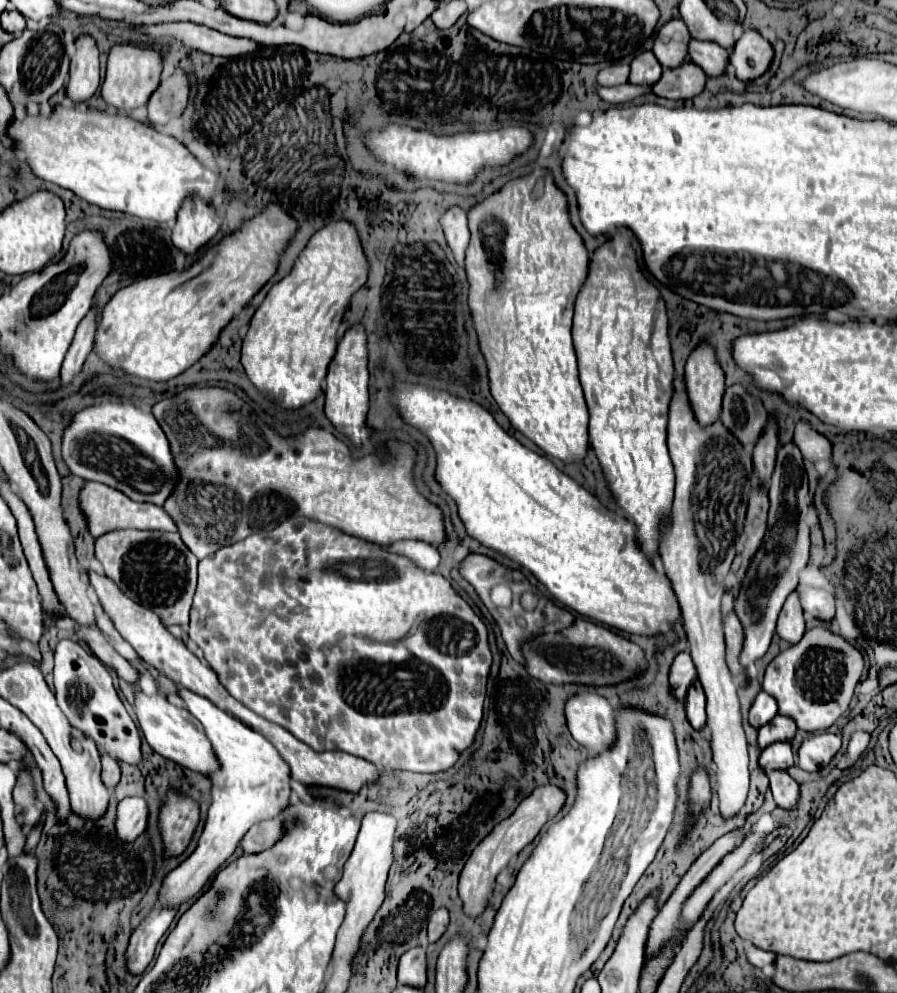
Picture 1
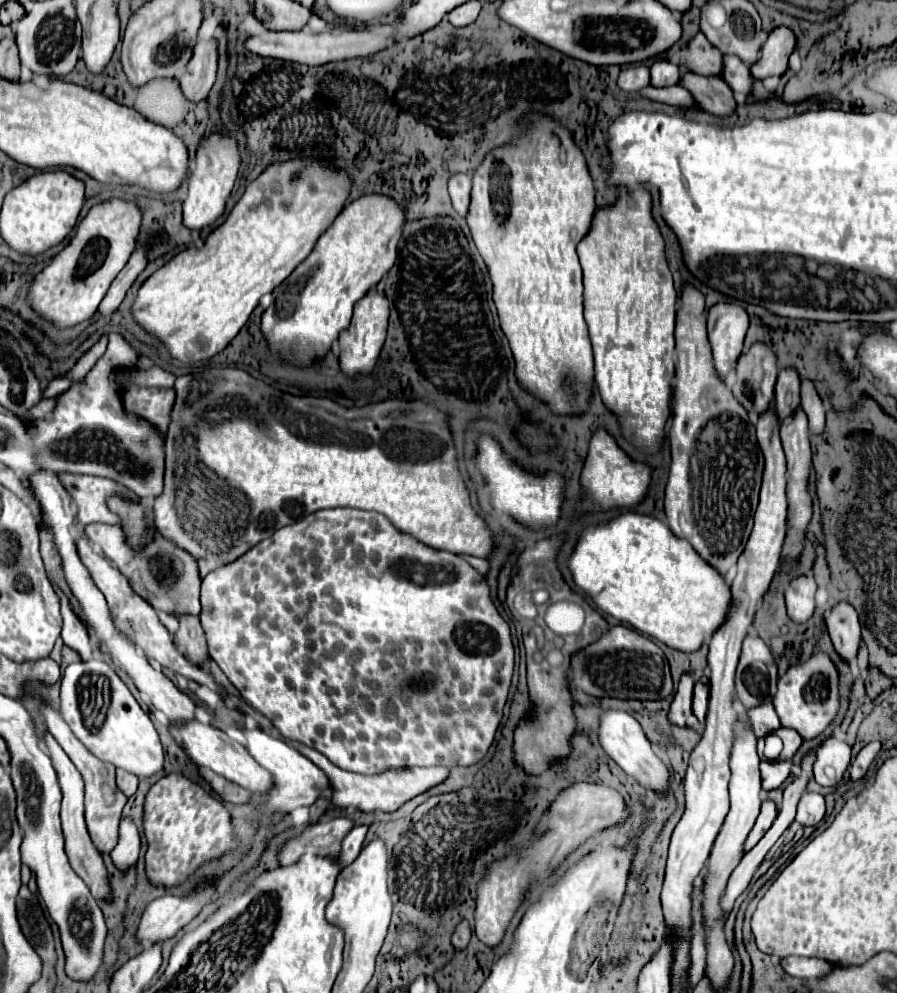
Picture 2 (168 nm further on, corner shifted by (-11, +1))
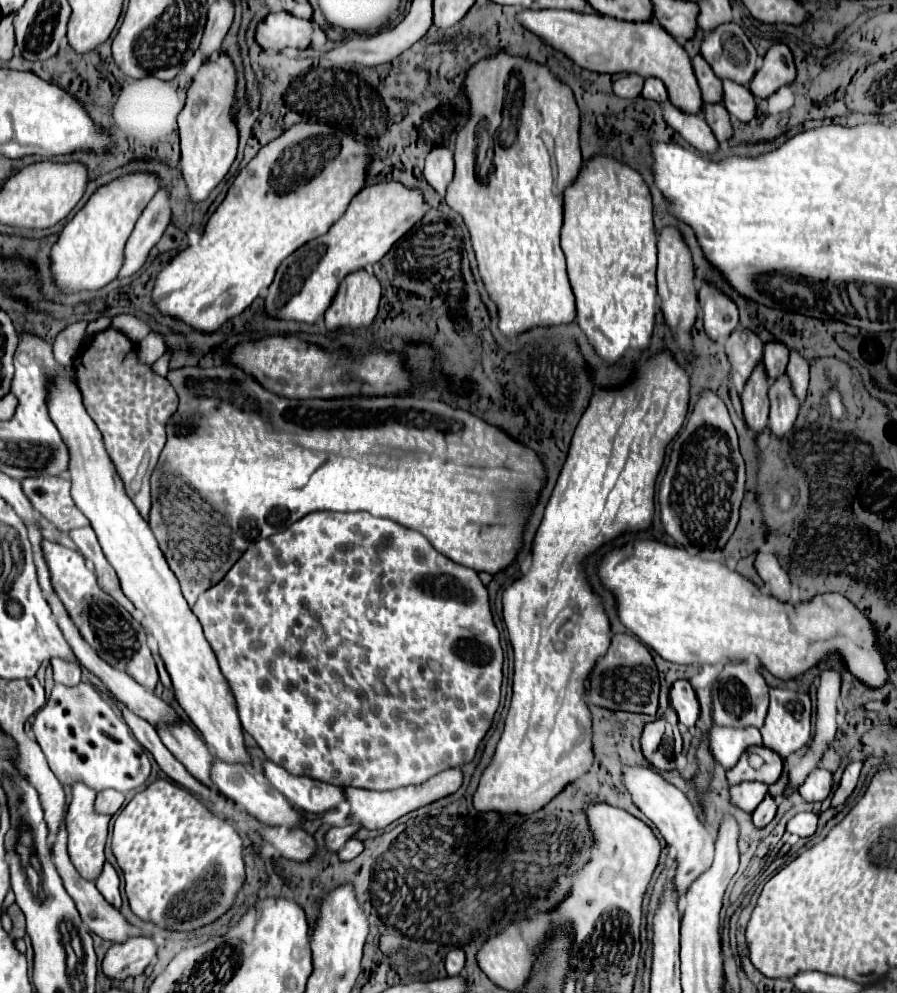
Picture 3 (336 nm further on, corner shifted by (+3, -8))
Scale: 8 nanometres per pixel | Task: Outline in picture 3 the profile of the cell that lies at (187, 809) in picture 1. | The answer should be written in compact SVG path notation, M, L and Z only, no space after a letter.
M166 779L150 783L144 791L136 793L134 799L120 811L114 823L112 851L124 871L130 909L140 919L174 931L198 929L218 919L228 911L234 895L246 879L242 861L242 839L232 823L214 815L198 797Z

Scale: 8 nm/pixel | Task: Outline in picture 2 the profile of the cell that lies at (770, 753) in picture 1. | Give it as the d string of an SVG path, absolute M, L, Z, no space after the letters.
M762 760L760 762L760 776L762 776L762 790L770 792L782 786L782 782L788 778L790 774L790 762L768 762Z

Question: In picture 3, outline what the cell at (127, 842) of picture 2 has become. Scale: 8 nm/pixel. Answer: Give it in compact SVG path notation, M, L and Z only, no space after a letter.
M104 863L104 869L102 869L102 873L98 875L98 879L96 879L96 887L98 887L98 891L104 895L104 899L110 903L110 905L114 905L116 909L122 905L122 899L120 899L120 891L118 891L118 887L120 887L120 879L118 879L118 873L116 873L116 869L112 867L112 863Z

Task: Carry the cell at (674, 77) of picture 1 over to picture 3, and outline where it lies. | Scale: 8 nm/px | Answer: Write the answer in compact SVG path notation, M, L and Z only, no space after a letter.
M704 103L702 105L702 117L710 125L712 133L716 135L718 143L724 143L732 137L732 125L730 125L730 115L724 109L722 103Z

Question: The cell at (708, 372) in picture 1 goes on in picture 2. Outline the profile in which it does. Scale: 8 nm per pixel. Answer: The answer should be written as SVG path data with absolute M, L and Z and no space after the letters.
M718 302L708 312L708 336L714 354L714 366L720 378L732 370L732 360L742 352L748 330L748 314L742 306Z

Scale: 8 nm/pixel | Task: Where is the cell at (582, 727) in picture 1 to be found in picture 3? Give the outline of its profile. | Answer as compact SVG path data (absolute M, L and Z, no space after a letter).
M622 765L622 783L630 793L634 805L658 827L666 843L674 849L678 869L676 869L676 887L678 893L684 895L688 885L710 867L714 853L714 839L708 835L702 821L696 817L696 811L688 797L676 789L672 783L662 779L654 769L640 765Z

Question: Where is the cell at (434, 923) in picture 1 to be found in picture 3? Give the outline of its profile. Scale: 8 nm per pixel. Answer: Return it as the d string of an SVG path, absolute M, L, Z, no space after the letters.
M456 947L446 955L446 971L450 977L454 977L462 967L464 967L464 951Z

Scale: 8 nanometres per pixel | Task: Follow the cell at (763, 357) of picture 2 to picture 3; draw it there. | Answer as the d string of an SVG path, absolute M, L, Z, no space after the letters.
M736 329L726 341L726 355L732 369L748 381L756 365L762 361L764 343L748 329Z

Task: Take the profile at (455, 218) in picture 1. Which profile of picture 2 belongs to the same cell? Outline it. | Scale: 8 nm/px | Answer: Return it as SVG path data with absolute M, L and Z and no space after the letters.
M454 174L450 176L448 180L448 192L450 192L450 198L452 198L452 204L456 208L456 212L466 218L466 212L468 212L468 202L470 202L470 176L466 174Z

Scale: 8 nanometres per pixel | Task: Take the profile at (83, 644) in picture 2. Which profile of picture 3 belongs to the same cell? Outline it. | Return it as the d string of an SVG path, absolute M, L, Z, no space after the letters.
M52 659L50 661L54 667L54 681L64 683L64 685L78 685L82 681L82 671L74 661L68 659Z

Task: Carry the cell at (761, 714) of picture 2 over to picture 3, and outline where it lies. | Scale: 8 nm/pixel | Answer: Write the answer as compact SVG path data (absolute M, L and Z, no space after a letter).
M712 727L712 731L708 733L708 741L710 741L710 751L716 757L716 761L730 769L736 765L738 757L752 745L762 745L762 737L760 731L756 727L744 727L744 729L736 729L736 727Z

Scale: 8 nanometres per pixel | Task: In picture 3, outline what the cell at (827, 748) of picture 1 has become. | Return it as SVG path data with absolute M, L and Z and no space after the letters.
M816 767L808 779L804 781L804 785L800 787L800 795L806 799L806 801L824 801L828 795L830 795L830 789L832 789L832 773L826 771L826 769L820 769Z

